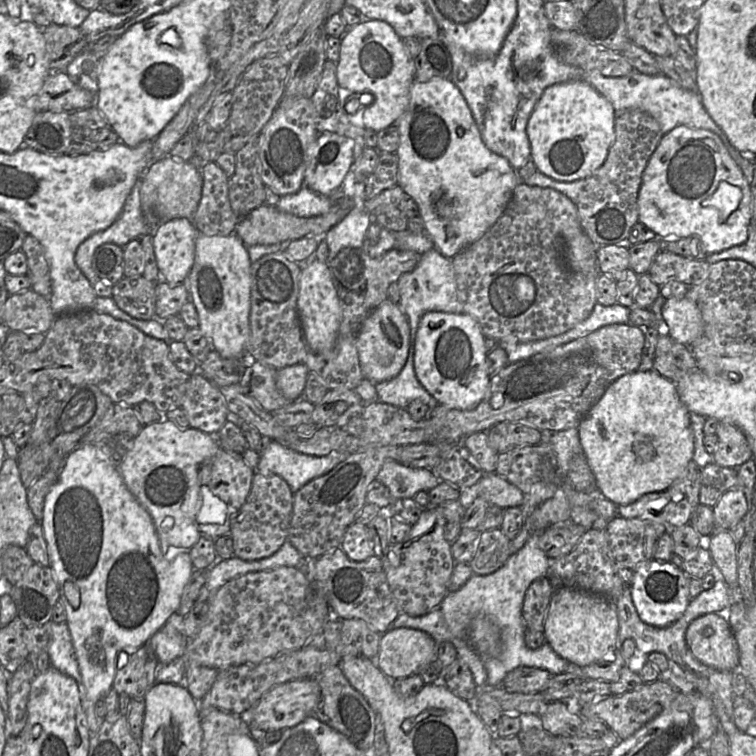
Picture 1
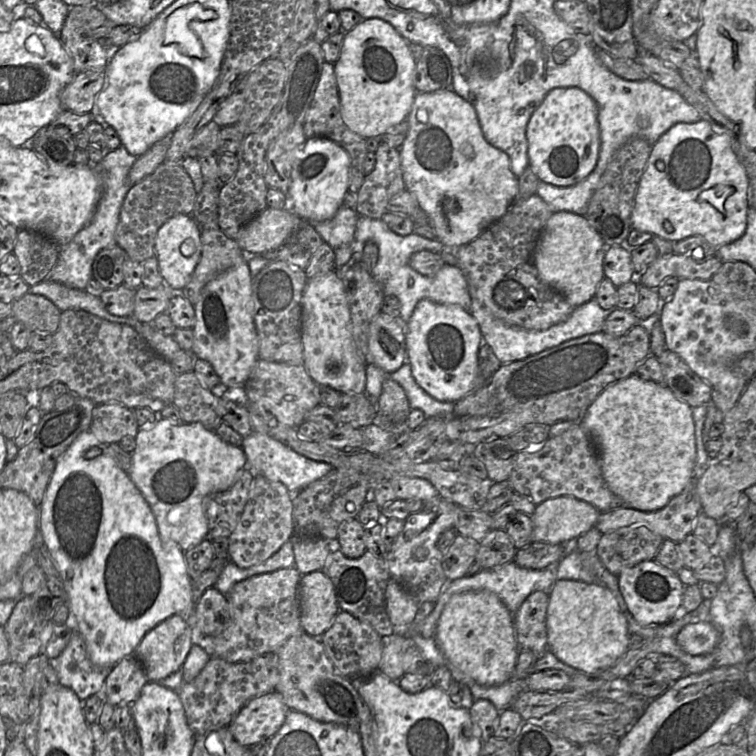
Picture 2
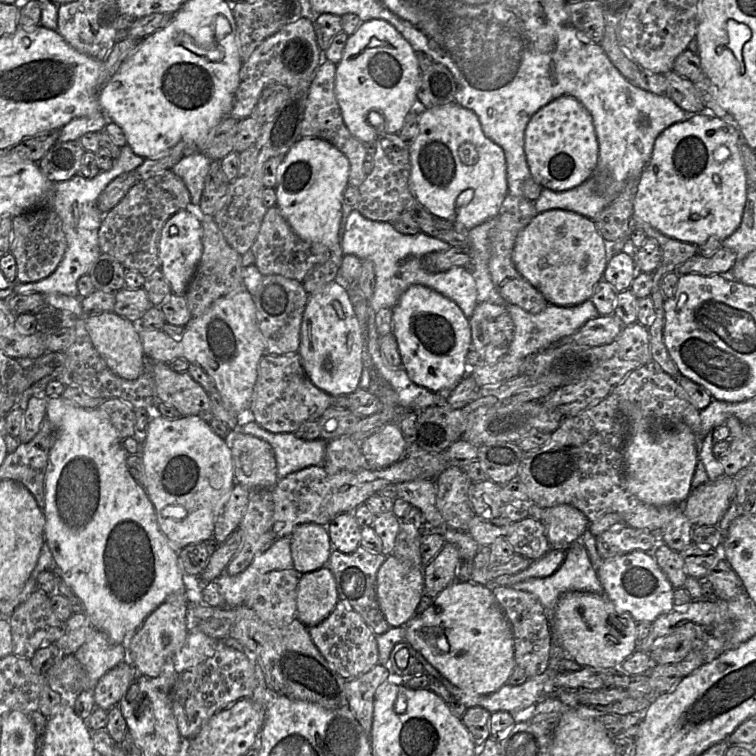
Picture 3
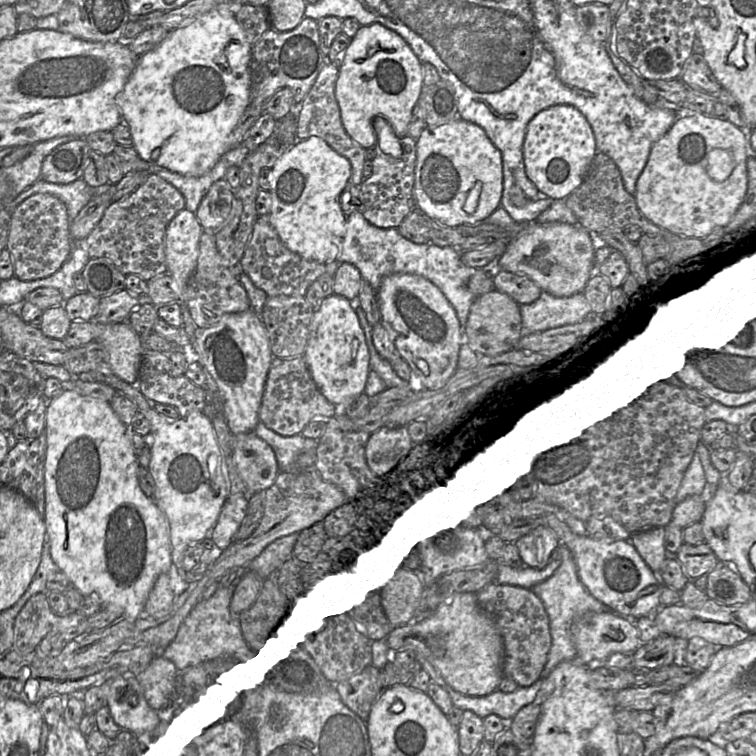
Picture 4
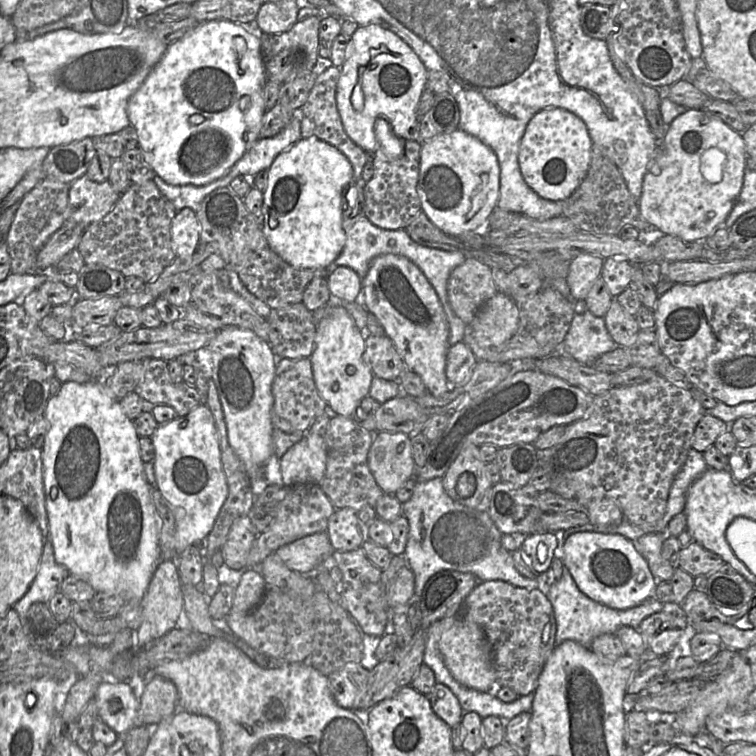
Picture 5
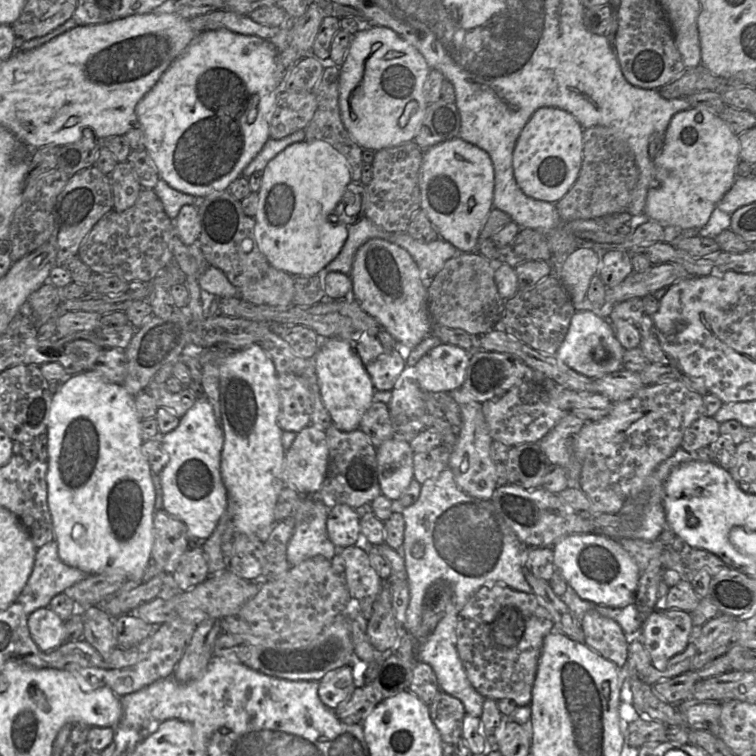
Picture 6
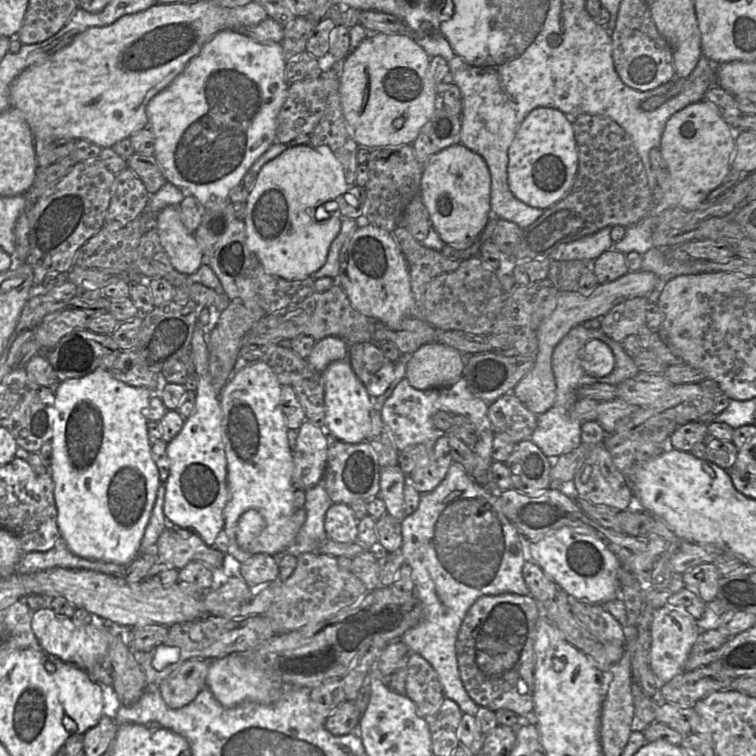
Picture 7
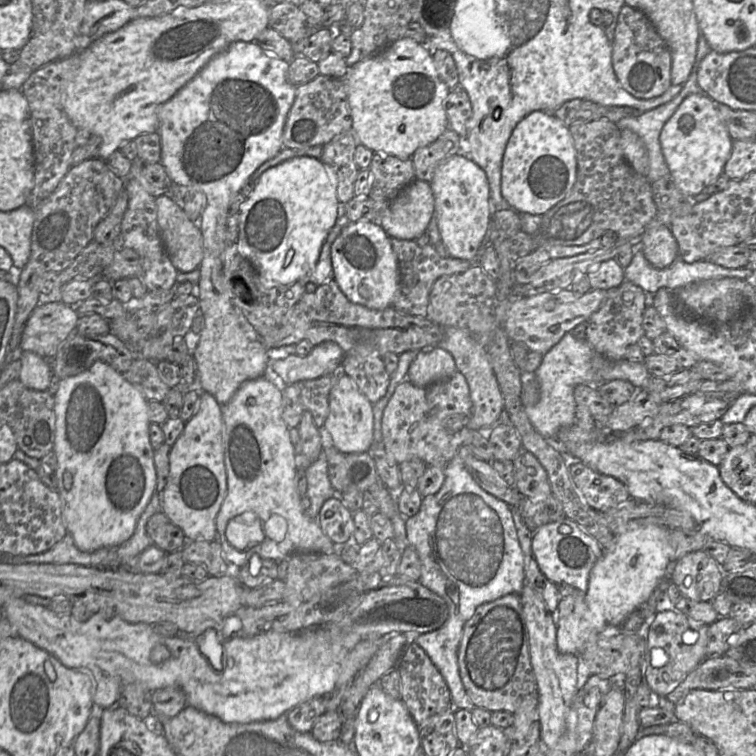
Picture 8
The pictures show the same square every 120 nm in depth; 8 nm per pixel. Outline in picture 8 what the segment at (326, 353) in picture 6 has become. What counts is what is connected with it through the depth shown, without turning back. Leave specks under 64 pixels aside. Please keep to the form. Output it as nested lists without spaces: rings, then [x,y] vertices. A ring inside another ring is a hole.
[[[341,372],[329,393],[329,413],[324,427],[333,439],[334,446],[343,453],[363,453],[373,442],[373,404],[356,387],[352,379]]]

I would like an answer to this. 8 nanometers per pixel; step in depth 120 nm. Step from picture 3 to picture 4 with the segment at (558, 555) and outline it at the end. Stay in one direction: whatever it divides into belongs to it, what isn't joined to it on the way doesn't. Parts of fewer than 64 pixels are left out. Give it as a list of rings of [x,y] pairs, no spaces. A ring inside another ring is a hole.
[[[551,560],[543,569],[532,567],[513,568],[504,563],[498,563],[495,582],[531,589],[553,575],[559,568],[561,560]]]

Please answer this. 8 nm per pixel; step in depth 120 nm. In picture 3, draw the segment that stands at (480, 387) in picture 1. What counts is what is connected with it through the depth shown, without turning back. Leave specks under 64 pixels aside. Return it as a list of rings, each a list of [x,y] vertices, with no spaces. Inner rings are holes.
[[[424,285],[410,286],[393,308],[392,333],[398,344],[402,367],[416,385],[435,393],[446,393],[466,376],[466,357],[472,345],[469,318],[448,297]]]

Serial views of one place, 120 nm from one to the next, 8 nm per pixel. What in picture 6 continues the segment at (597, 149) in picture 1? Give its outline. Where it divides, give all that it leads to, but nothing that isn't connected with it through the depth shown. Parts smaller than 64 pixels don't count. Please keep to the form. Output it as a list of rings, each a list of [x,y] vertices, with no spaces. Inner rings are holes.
[[[538,108],[521,130],[513,150],[515,180],[525,195],[557,203],[576,182],[583,160],[583,127],[569,112]]]

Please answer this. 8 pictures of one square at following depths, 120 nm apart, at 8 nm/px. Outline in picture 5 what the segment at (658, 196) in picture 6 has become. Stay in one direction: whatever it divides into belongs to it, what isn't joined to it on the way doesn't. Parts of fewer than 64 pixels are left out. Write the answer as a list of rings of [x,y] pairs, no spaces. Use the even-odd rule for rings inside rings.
[[[687,109],[687,111],[671,123],[666,132],[662,144],[656,150],[656,153],[649,165],[649,169],[644,176],[643,192],[638,202],[639,208],[643,218],[649,222],[653,227],[656,227],[664,234],[675,235],[687,241],[697,241],[706,243],[706,239],[714,233],[714,231],[724,225],[727,217],[729,216],[744,183],[744,176],[746,170],[747,153],[745,143],[742,138],[742,133],[738,133],[725,124],[718,117],[710,114],[704,109]]]

